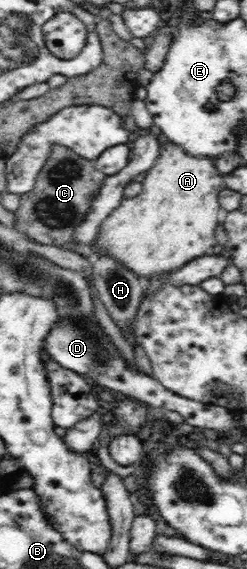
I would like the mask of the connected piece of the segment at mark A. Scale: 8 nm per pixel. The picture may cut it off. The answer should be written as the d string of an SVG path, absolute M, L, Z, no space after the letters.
M164 139L159 158L139 181L142 191L120 202L101 223L93 244L98 246L99 255L108 254L122 262L143 281L155 280L161 274L177 272L216 245L214 234L221 210L217 195L226 186L213 158L187 154Z

